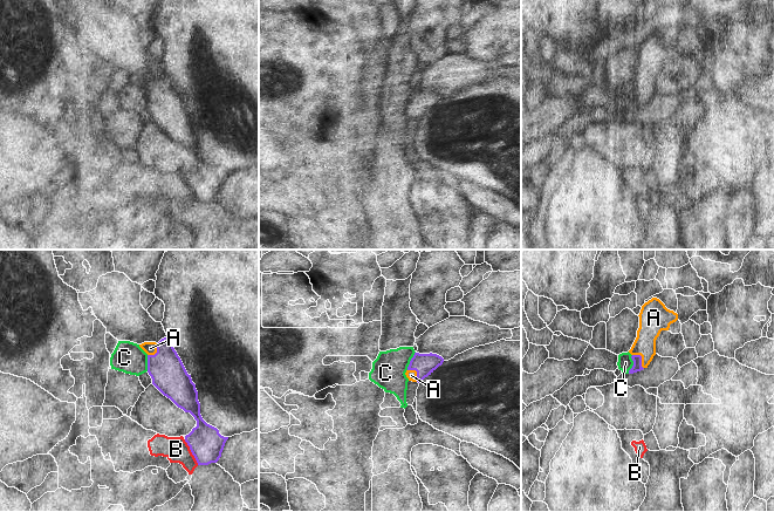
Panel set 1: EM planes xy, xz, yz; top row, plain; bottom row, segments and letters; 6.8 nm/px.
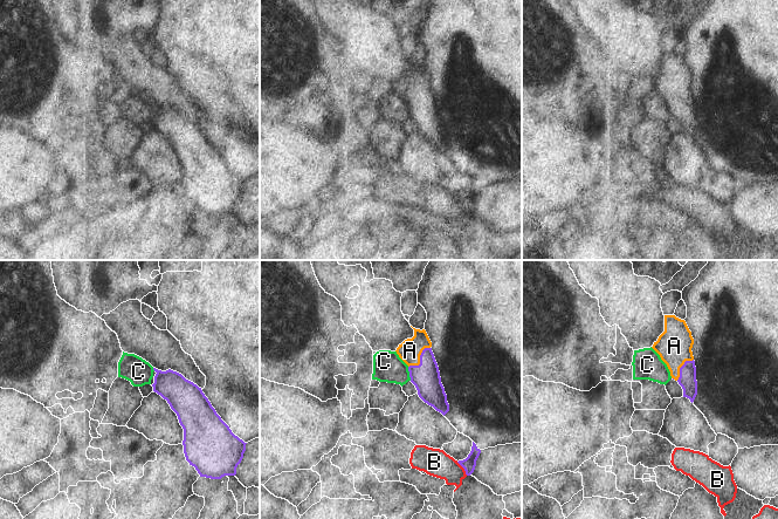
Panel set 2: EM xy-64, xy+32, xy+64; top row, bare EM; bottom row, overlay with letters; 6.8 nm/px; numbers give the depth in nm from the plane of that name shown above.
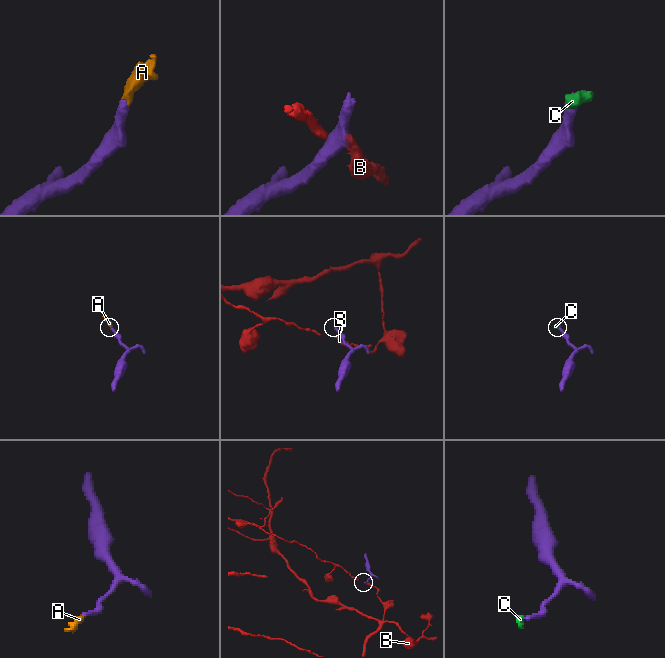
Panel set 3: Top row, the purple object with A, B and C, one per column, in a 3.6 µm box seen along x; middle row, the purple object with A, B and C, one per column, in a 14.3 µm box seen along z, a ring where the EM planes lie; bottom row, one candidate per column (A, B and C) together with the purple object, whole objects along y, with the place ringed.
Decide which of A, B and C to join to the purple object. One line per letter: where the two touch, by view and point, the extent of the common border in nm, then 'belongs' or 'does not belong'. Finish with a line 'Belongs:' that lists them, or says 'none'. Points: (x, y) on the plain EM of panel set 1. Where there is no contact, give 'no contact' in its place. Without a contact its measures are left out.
A: contact yz (641, 96); length 130 nm; belongs
B: contact xy (191, 189); length 200 nm; does not belong
C: contact yz (634, 102); length 130 nm; does not belong
Belongs: A

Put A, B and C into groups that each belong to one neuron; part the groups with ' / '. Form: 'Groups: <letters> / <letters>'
Groups: A / B / C.

